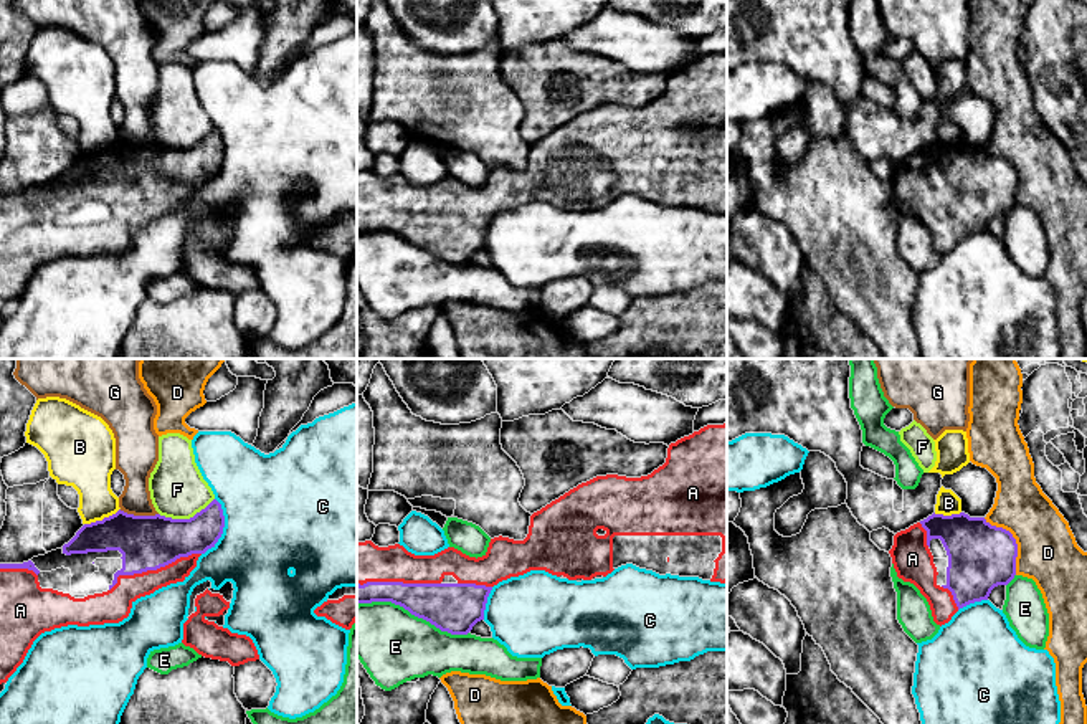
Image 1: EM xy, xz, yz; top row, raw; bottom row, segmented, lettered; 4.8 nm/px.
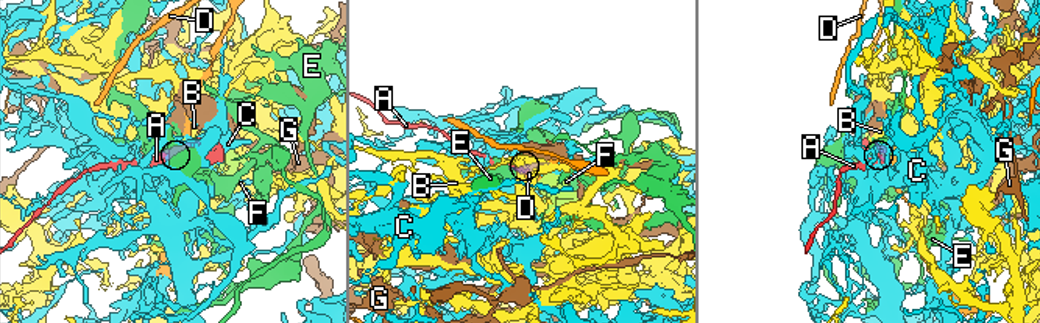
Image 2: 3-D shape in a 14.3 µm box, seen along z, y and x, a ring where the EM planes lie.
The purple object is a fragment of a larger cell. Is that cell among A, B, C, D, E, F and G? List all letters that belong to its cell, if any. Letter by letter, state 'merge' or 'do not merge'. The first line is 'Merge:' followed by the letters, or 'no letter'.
Merge: A
A: merge
B: do not merge
C: do not merge
D: do not merge
E: do not merge
F: do not merge
G: do not merge

